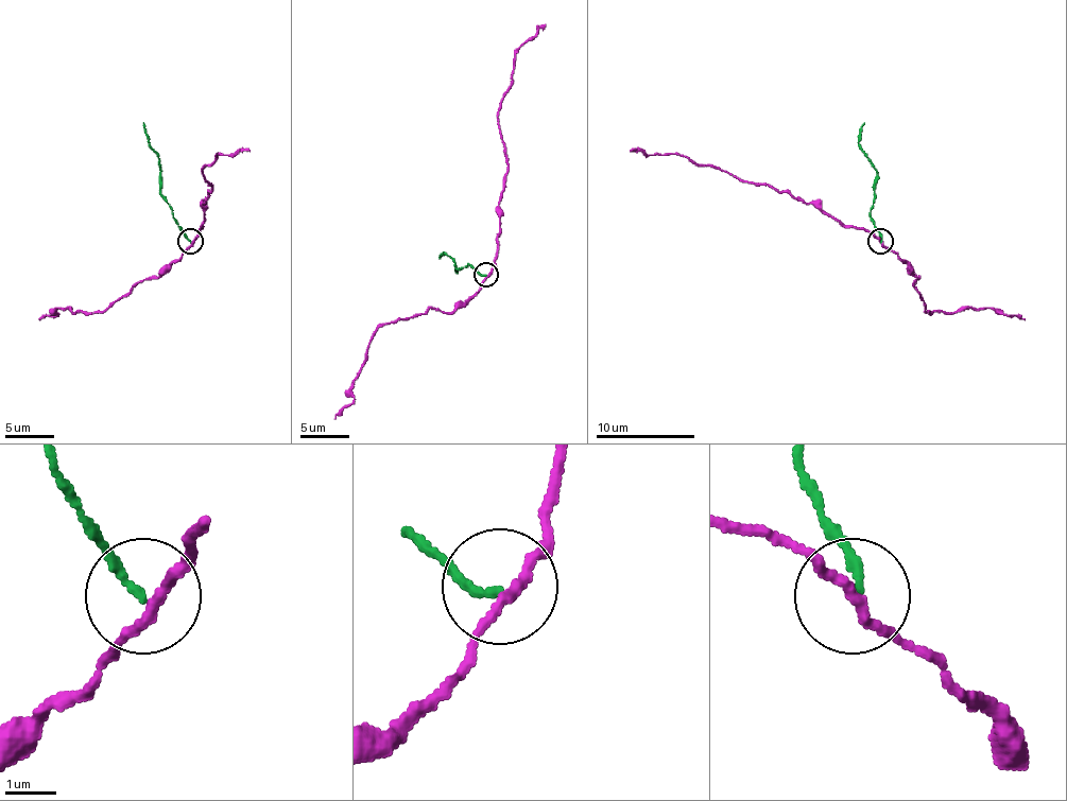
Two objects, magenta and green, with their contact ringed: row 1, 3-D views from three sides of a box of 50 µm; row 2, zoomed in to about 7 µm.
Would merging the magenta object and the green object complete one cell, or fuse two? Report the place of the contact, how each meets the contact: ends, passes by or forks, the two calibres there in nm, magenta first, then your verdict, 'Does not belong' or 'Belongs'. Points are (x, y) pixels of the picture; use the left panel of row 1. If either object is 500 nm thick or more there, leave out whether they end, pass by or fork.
Place: (190, 241). At the ring magenta passes by. At the ring green ends. Thickness 190 nm (magenta) against 160 nm. Does not belong

